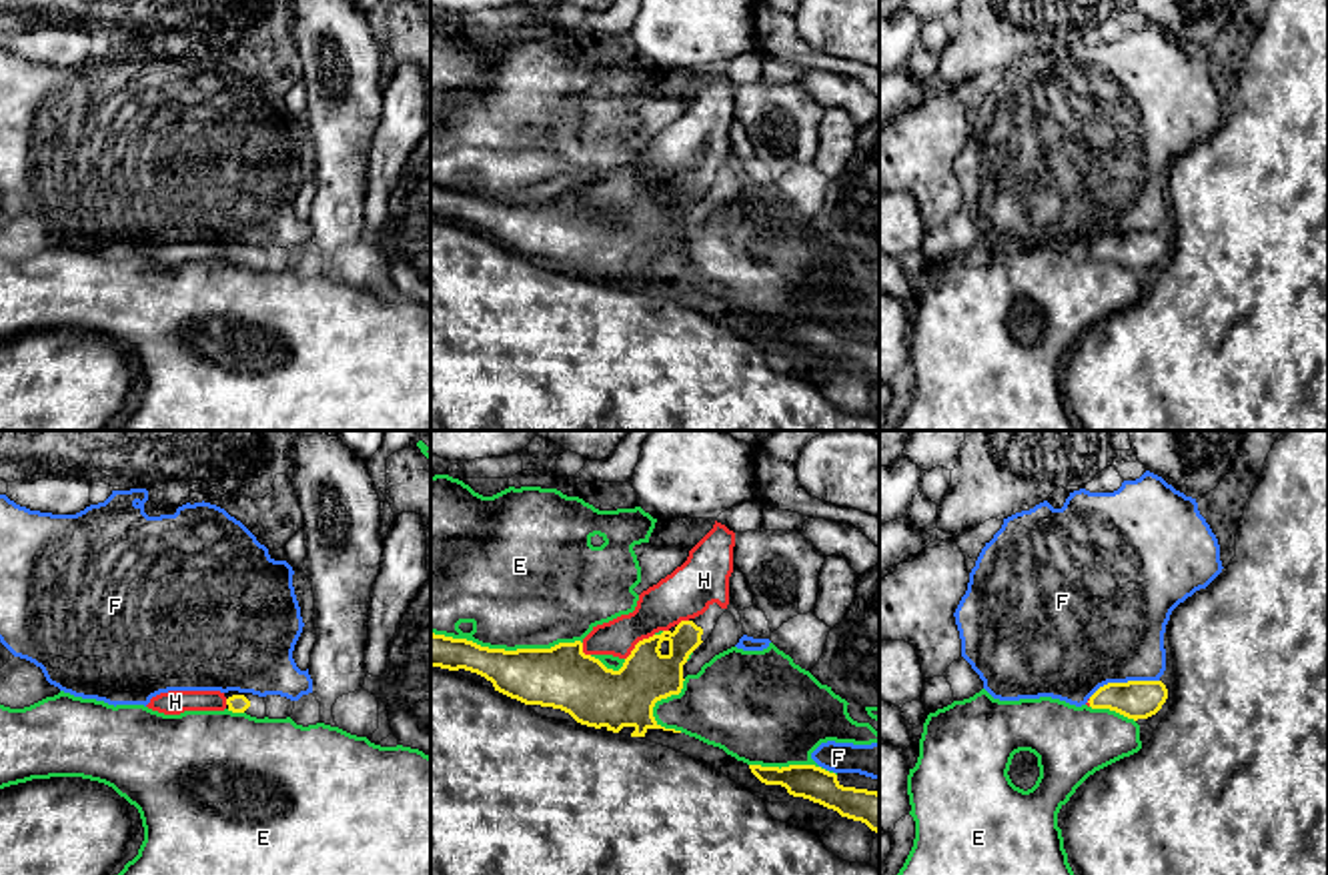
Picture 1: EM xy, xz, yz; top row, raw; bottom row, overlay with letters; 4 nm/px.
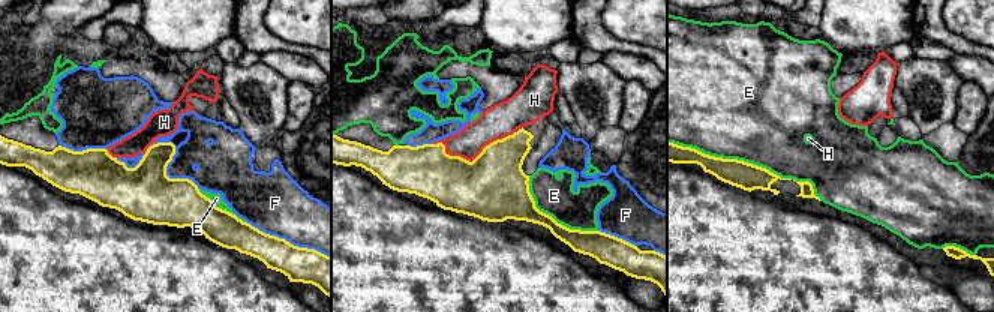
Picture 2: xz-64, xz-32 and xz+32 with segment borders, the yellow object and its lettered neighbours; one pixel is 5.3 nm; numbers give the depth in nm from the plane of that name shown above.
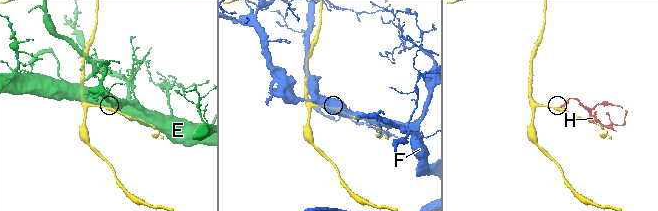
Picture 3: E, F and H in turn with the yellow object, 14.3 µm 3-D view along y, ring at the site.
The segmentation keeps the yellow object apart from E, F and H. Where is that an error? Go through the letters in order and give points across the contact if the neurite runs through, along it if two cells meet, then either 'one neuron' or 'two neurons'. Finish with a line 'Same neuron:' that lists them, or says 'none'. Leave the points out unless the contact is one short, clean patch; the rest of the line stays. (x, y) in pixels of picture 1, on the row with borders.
E: two neurons
F: two neurons
H: one neuron
Same neuron: H

